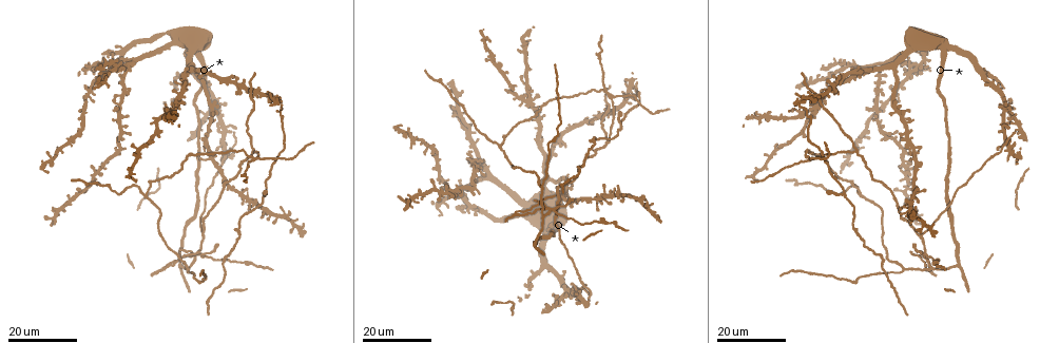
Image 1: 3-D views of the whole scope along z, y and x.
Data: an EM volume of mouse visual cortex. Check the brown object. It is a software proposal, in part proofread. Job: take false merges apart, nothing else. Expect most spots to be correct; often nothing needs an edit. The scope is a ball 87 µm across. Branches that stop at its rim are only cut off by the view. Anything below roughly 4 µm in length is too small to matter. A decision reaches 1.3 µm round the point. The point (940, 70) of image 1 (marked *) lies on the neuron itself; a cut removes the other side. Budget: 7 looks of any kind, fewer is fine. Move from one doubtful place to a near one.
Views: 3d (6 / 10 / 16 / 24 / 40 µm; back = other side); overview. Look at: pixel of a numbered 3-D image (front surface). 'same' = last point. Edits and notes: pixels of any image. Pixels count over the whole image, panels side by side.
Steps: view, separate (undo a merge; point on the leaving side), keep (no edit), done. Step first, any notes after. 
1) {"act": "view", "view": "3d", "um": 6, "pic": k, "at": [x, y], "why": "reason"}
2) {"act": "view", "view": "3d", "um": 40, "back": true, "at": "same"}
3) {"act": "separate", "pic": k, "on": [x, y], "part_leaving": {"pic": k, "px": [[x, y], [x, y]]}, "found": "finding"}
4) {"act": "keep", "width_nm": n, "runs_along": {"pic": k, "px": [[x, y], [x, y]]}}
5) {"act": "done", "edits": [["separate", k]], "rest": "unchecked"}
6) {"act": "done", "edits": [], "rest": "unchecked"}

{"act": "view", "view": "3d", "um": 16, "pic": 1, "at": [930, 269], "why": "side arm on a straight run"}

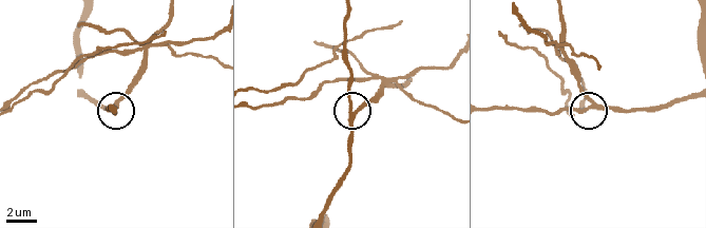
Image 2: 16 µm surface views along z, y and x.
{"act": "view", "view": "3d", "um": 6, "pic": 2, "at": [591, 109], "why": "zoom in"}

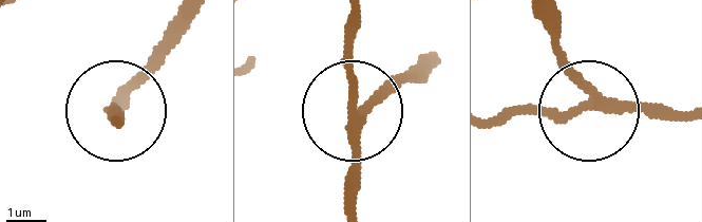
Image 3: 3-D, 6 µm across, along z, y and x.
{"act": "keep", "width_nm": 240, "runs_along": {"pic": 3, "px": [[347, 205], [357, 145], [347, 14]]}, "found": "continuous, no second neuron"}

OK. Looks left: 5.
{"act": "view", "view": "3d", "um": 16, "pic": 1, "at": [497, 144], "why": "arms part here"}

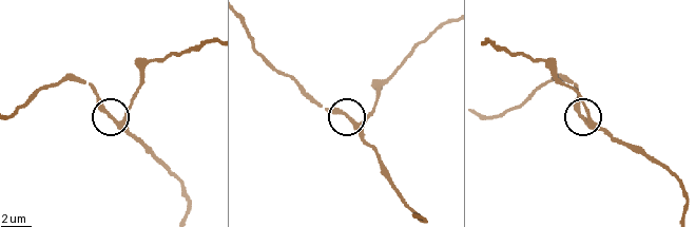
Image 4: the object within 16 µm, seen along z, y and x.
{"act": "view", "view": "3d", "um": 10, "pic": 4, "at": [590, 122], "why": "closer look"}

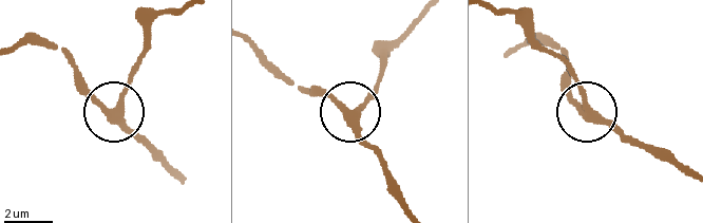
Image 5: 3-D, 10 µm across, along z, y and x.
{"act": "keep", "side_arm_um": 37, "runs_along": {"pic": 5, "px": [[178, 180], [78, 73]]}, "found": "one neuron here"}

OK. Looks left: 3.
{"act": "view", "view": "3d", "um": 24, "pic": 1, "at": [607, 92]}

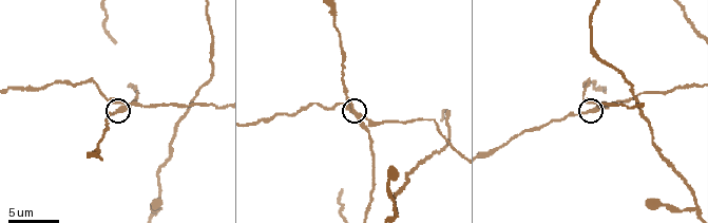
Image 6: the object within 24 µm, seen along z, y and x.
{"act": "view", "view": "3d", "um": 10, "pic": 6, "at": [358, 116]}

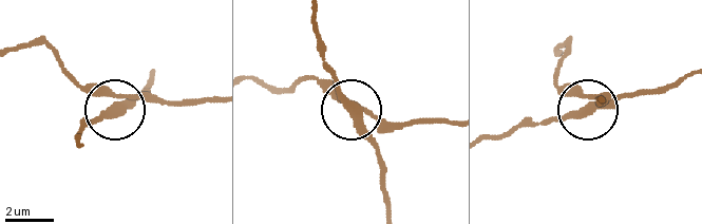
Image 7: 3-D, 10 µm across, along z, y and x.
{"act": "keep", "width_nm": 310, "runs_along": {"pic": 7, "px": [[152, 70], [146, 88], [119, 103], [79, 87], [62, 72]]}, "found": "all the same neuron"}

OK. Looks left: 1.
{"act": "done", "edits": [], "rest": "unchecked"}

